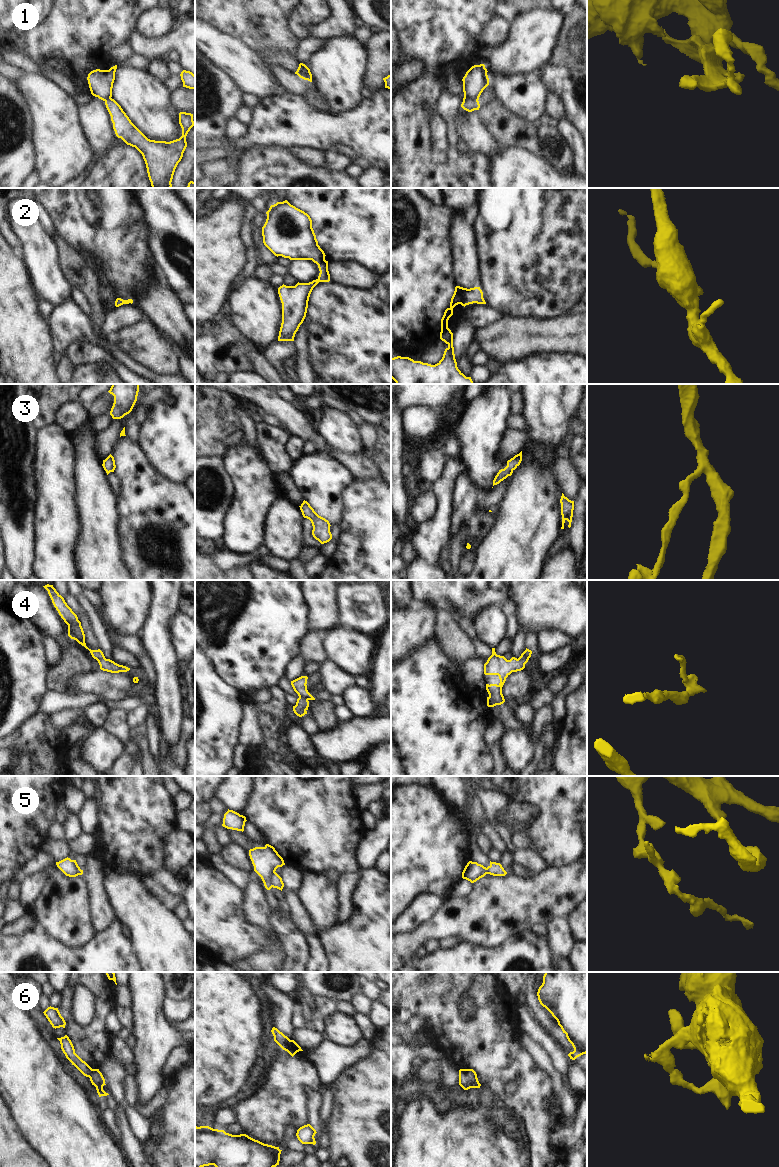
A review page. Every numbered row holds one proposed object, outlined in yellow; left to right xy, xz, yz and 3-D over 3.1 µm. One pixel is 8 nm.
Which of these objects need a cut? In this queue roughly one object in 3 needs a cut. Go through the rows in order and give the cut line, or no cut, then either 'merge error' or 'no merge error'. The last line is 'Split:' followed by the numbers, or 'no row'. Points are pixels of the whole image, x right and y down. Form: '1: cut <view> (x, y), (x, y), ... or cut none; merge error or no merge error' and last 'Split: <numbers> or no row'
1: cut xz (304, 65), (304, 73), (308, 79); merge error
2: cut none; no merge error
3: cut none; no merge error
4: cut none; no merge error
5: cut xz (274, 871), (271, 877), (271, 886); merge error
6: cut xz (290, 1040), (282, 1048); merge error
Split: 1, 5, 6

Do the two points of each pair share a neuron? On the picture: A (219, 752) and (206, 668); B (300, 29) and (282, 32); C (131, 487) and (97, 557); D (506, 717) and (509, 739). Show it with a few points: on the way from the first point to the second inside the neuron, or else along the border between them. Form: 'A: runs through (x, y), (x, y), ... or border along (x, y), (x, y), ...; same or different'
A: runs through (206, 731), (206, 689); same
B: border along (295, 10), (290, 19), (290, 28), (300, 40); different
C: border along (118, 496), (121, 534); different
D: border along (504, 727), (518, 727), (526, 735); different

